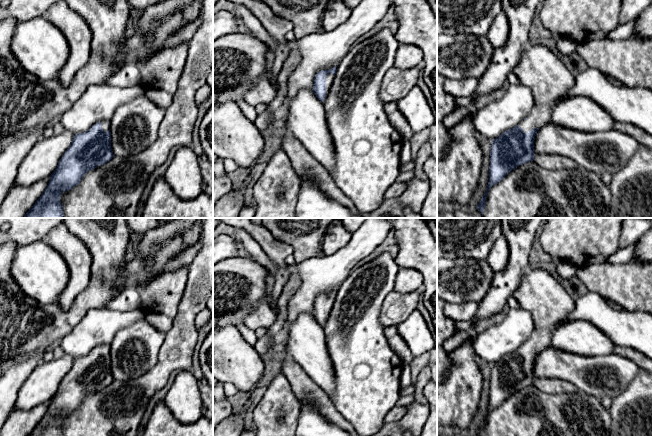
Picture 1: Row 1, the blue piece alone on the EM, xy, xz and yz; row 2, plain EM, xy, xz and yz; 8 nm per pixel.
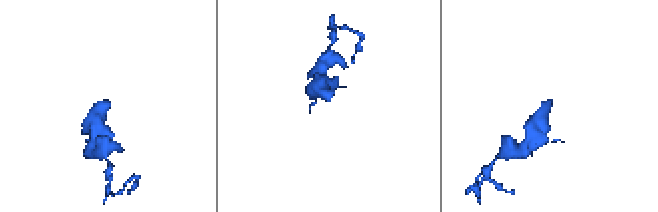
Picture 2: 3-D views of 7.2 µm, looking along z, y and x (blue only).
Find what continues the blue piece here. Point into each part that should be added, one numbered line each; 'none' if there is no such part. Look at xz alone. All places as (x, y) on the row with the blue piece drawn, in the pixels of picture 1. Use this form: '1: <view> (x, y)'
1: xz (330, 77)

